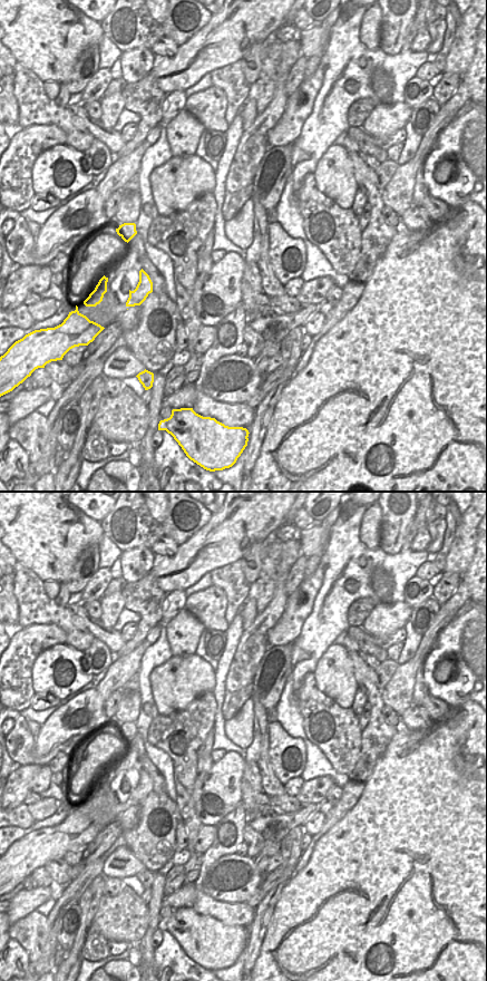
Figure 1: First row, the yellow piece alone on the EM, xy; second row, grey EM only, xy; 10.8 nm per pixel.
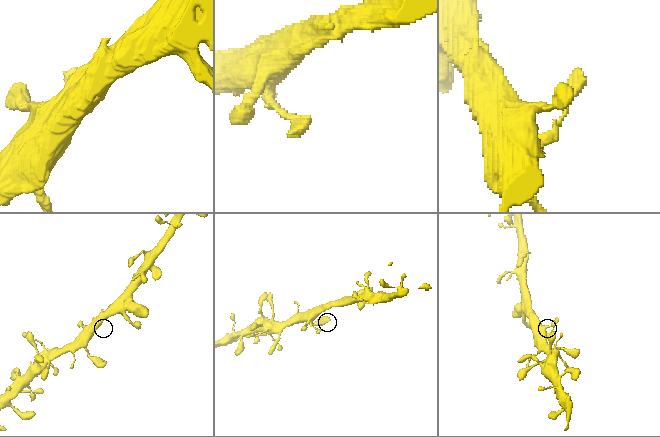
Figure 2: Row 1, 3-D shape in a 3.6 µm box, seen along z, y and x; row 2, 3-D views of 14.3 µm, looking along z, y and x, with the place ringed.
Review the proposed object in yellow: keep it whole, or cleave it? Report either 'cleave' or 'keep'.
keep

